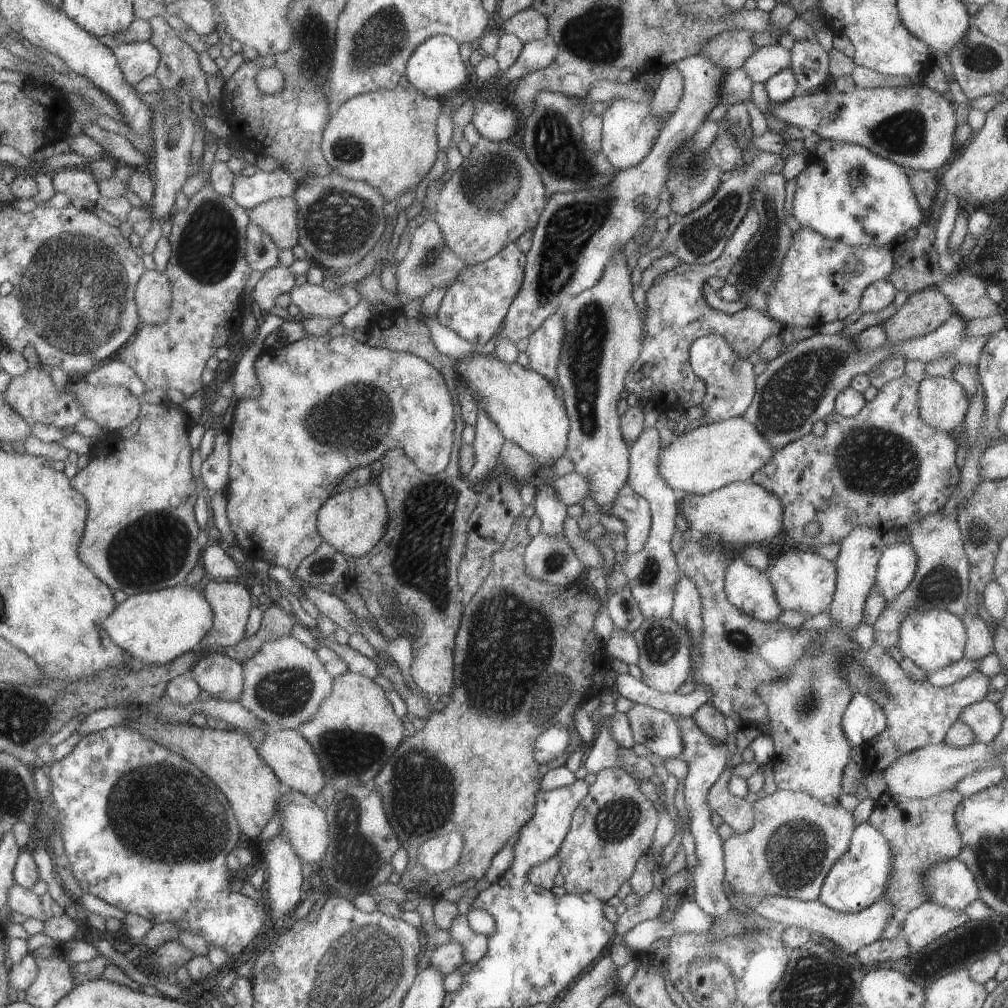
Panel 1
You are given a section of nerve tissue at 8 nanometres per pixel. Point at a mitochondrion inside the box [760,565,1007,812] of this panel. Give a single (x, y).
(863, 673)

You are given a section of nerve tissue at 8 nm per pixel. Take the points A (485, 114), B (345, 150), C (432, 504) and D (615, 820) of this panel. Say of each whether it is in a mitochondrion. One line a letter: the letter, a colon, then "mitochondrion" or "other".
A: other
B: mitochondrion
C: mitochondrion
D: mitochondrion

